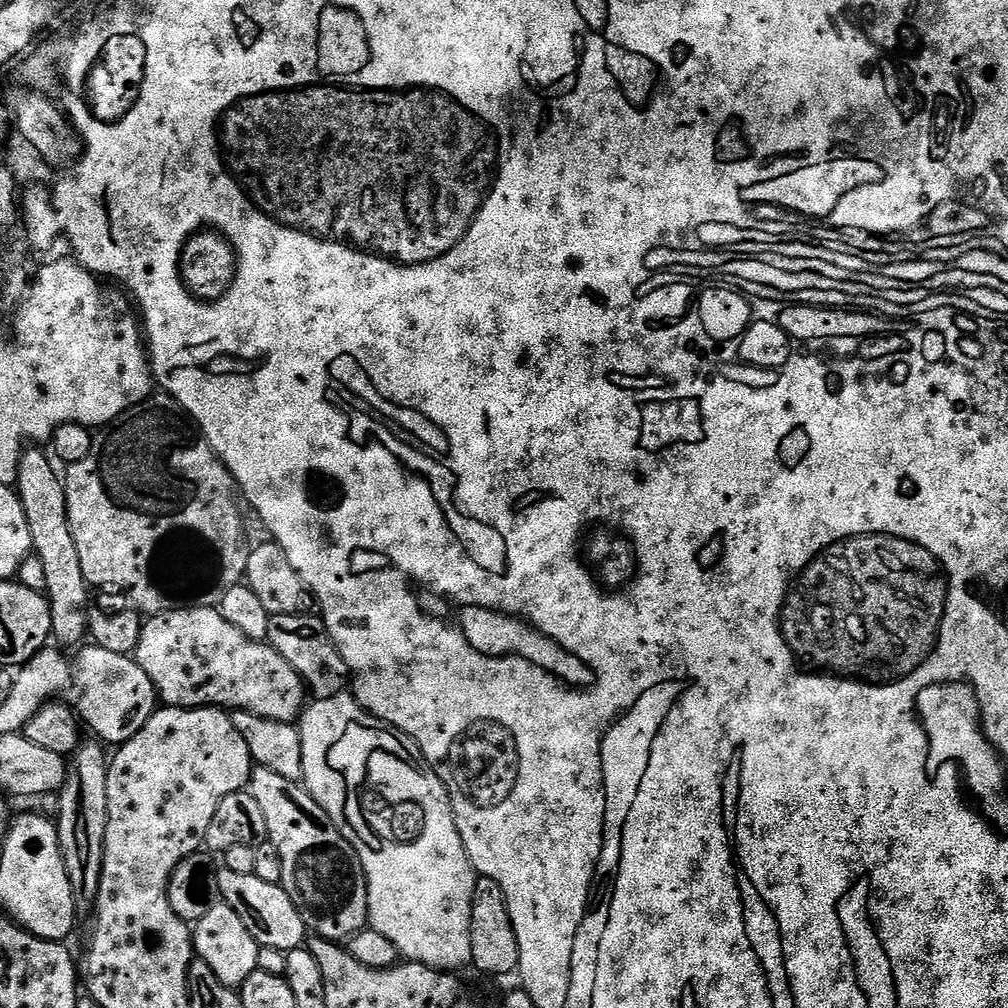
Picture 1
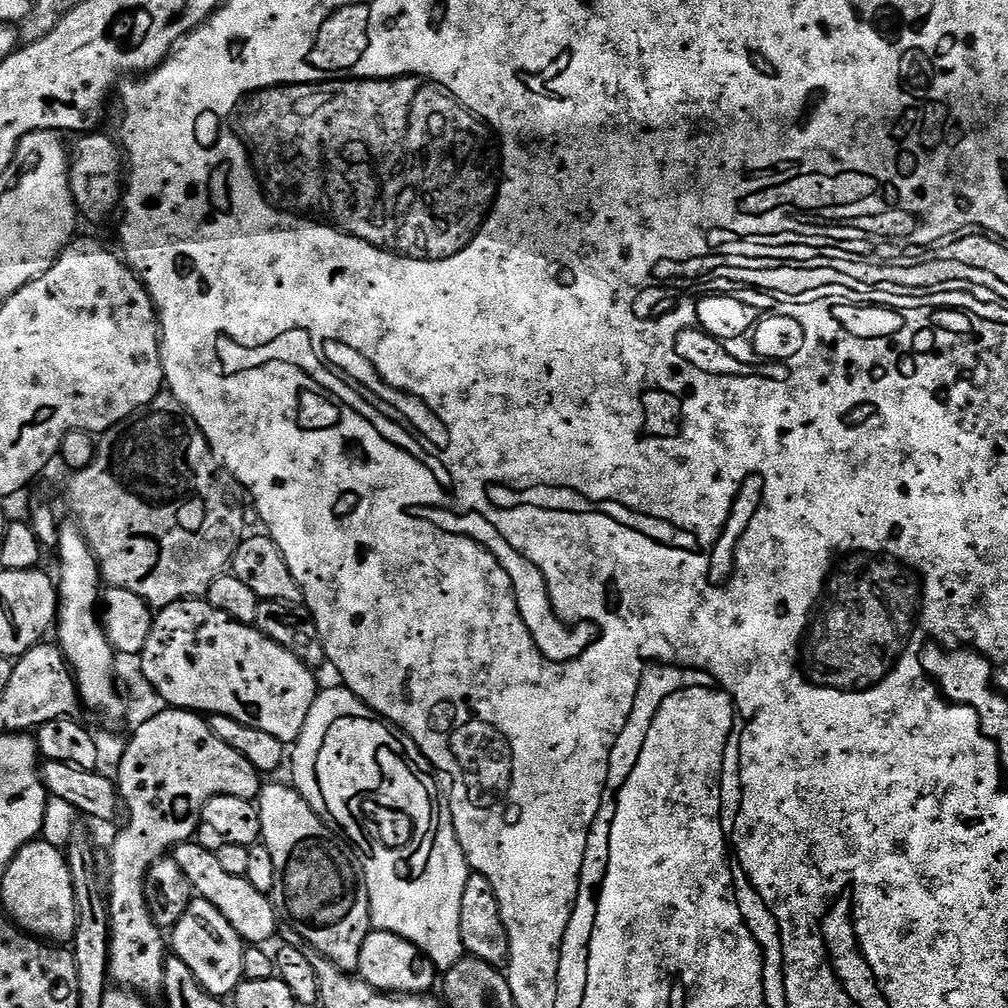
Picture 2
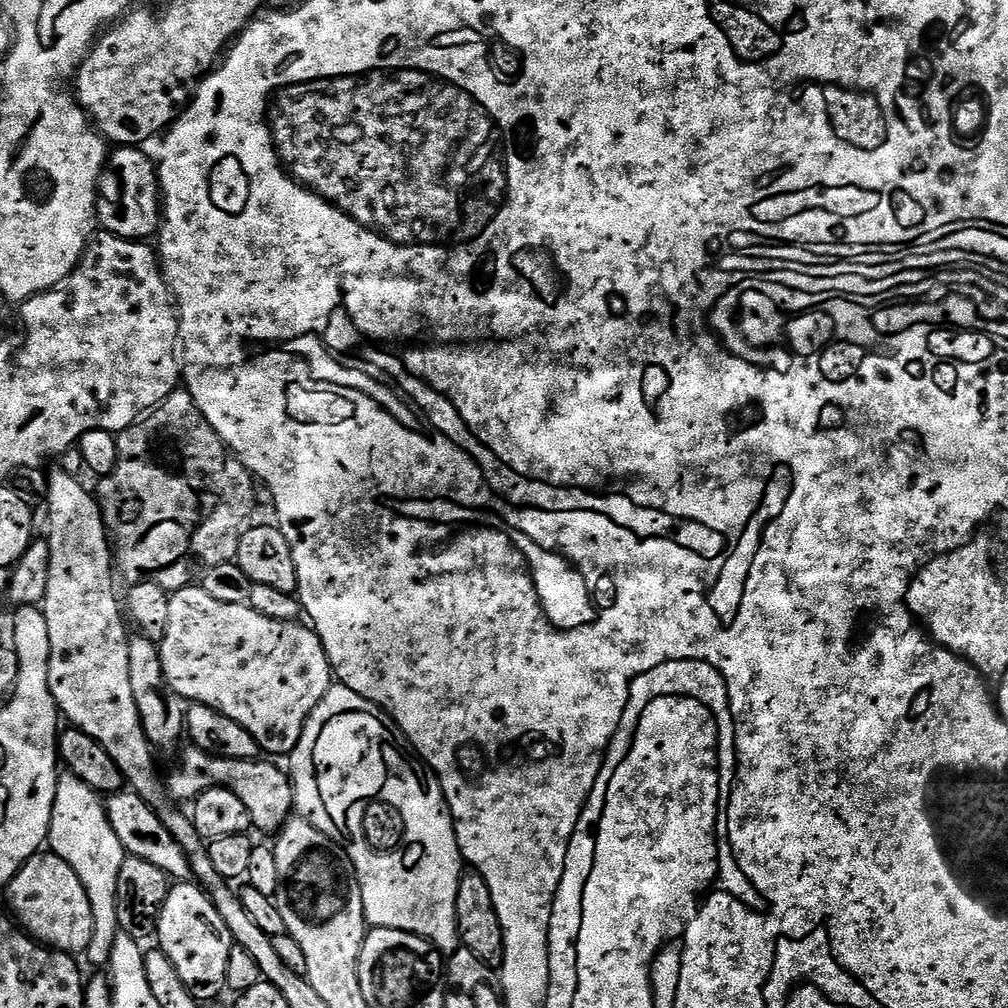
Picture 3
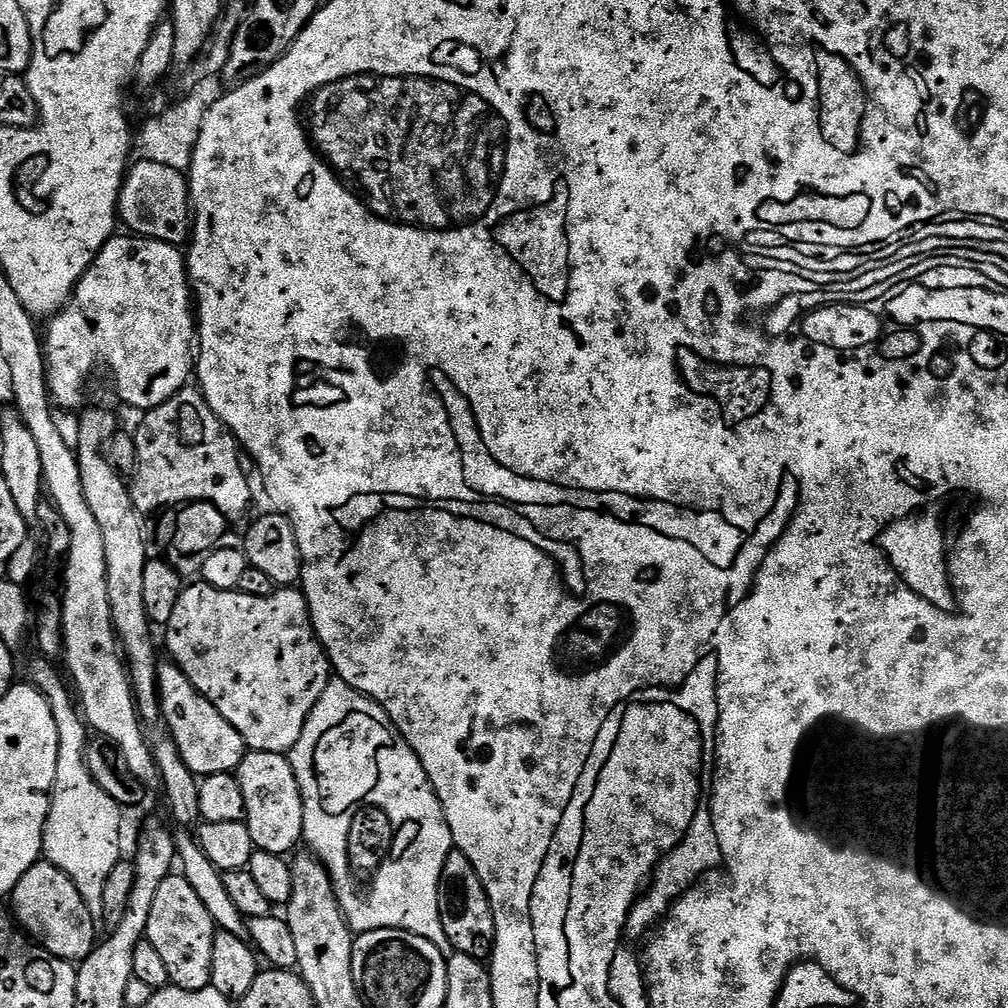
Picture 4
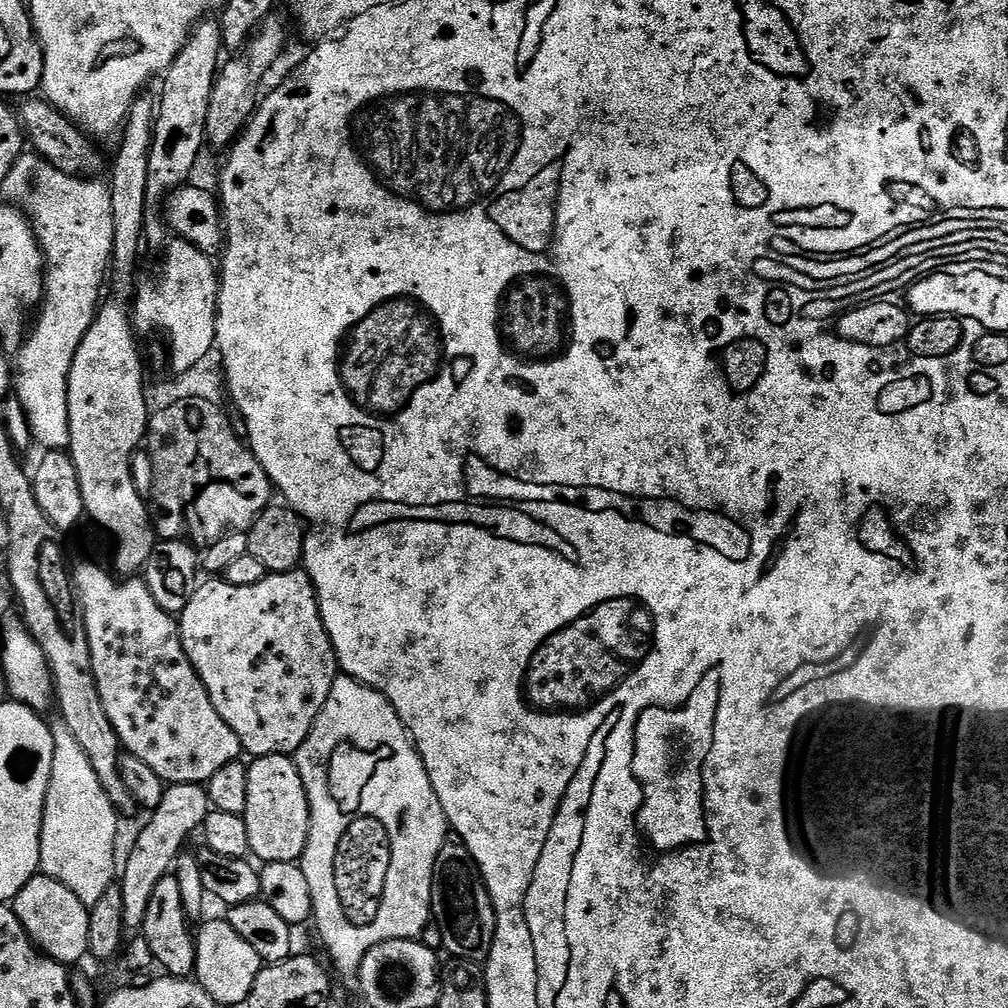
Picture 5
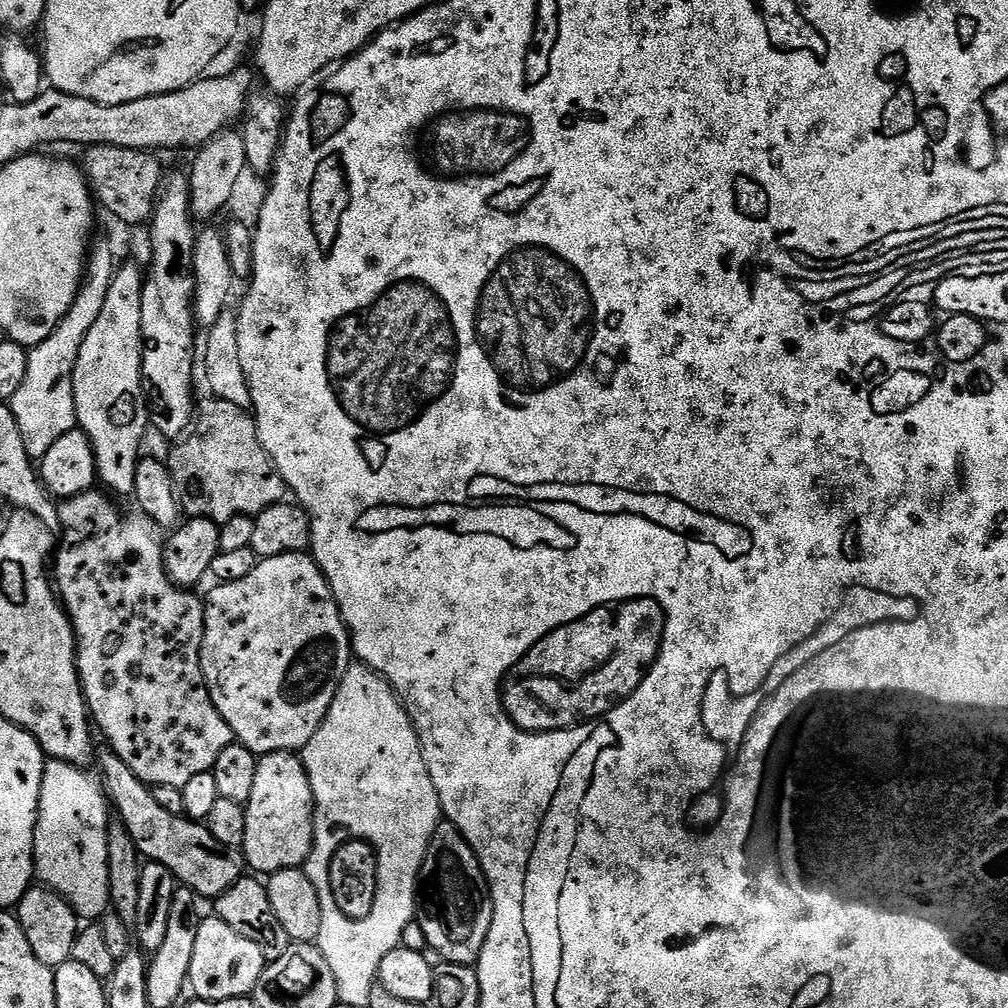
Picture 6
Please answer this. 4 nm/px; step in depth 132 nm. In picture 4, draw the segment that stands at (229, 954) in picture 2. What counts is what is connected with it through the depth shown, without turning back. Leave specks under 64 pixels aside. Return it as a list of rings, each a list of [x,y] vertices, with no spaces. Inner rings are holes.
[[[173,874],[158,886],[154,906],[150,909],[150,922],[146,939],[158,950],[166,965],[168,983],[182,990],[200,990],[212,983],[214,938],[218,929],[210,918],[210,910],[202,906],[202,898],[194,894],[194,886],[186,882],[183,874]]]

